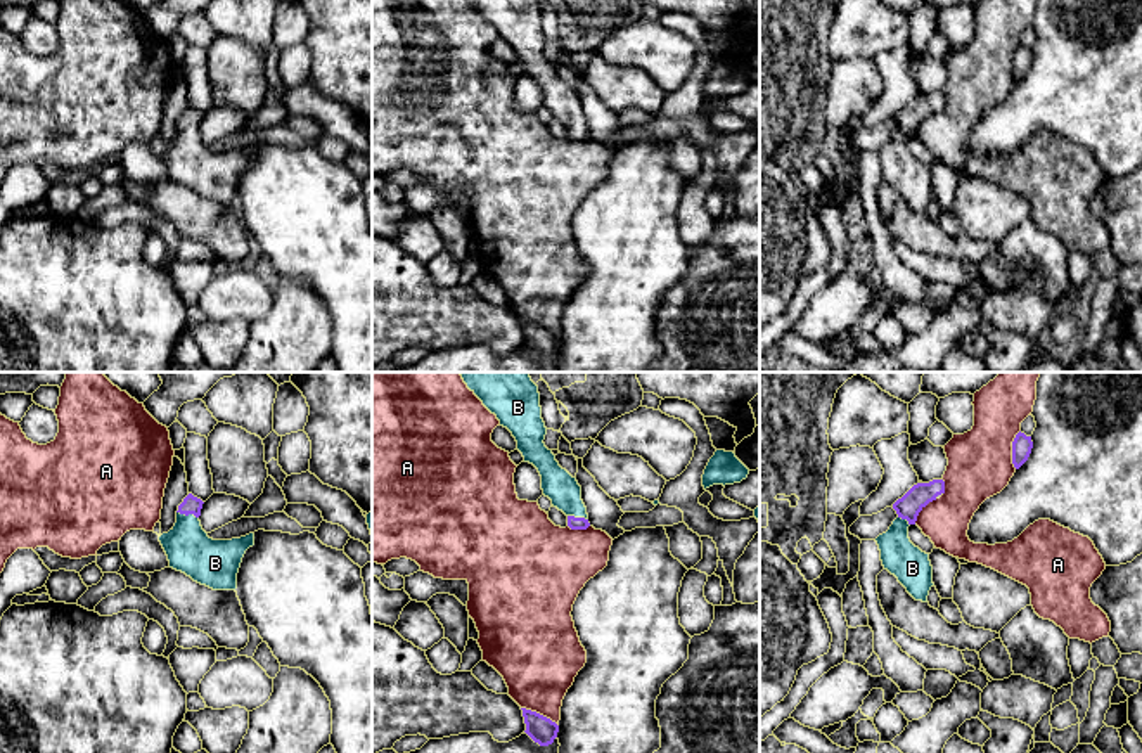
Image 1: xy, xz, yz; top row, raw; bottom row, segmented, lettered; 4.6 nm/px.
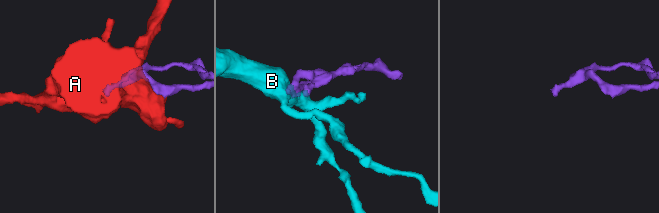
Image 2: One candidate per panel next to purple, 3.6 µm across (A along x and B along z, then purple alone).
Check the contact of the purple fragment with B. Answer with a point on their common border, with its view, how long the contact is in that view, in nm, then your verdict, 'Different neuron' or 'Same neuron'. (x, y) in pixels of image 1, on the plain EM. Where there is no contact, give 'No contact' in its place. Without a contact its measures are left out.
Touches purple at xy (187, 127). Shared border 110 nm. Same neuron

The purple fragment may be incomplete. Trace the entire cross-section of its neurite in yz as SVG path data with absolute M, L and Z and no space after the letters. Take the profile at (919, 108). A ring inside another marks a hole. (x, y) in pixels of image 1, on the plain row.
M943 92L914 97L893 116L898 130L886 145L876 151L884 182L895 187L915 213L922 215L927 215L934 197L933 178L929 166L910 154L908 138L915 137L919 125L941 106L945 106Z

